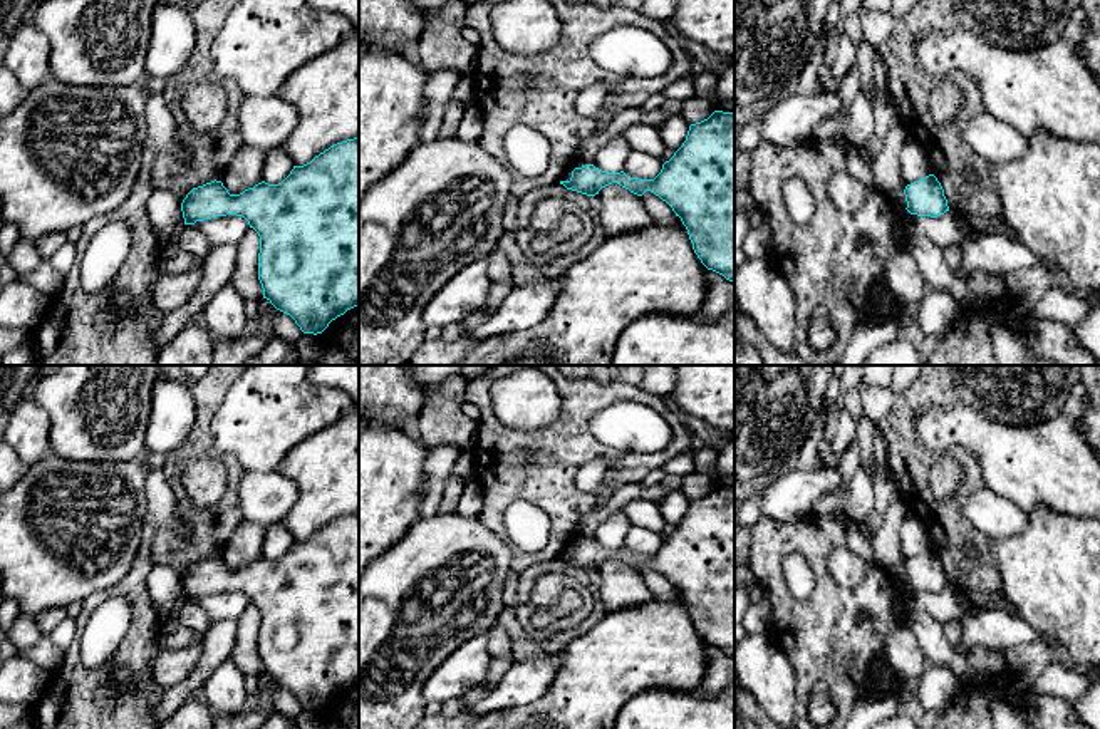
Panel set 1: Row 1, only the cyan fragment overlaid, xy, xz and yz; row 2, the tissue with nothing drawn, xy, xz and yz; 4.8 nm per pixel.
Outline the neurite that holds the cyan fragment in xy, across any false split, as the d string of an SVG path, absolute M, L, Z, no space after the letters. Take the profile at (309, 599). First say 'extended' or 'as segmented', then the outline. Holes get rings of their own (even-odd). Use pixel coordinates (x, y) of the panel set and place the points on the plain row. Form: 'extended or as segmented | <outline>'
as segmented | M359 513L337 518L304 541L293 541L278 560L265 556L230 570L221 556L193 563L181 578L184 600L216 592L243 592L260 612L258 655L277 685L290 690L304 709L322 709L332 695L359 680Z

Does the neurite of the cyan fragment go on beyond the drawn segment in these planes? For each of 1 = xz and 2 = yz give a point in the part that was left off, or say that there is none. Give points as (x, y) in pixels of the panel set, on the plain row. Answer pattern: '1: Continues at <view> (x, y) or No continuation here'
1: No continuation here
2: No continuation here

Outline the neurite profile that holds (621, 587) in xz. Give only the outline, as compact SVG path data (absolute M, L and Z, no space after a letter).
M617 558L602 563L597 571L600 573L599 597L605 613L644 605L652 598L641 571Z

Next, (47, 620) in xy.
M57 607L35 615L35 622L44 637L47 637L65 617L67 617L65 608Z

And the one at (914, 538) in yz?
M917 514L904 520L899 530L899 536L900 536L902 560L895 563L892 568L887 568L887 571L897 583L905 585L907 583L904 570L905 561L932 550L932 540L927 531L927 526Z

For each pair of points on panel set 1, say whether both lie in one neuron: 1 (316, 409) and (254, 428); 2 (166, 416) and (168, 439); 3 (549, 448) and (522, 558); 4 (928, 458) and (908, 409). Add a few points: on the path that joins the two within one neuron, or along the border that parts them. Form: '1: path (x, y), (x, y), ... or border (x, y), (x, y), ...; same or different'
1: path (300, 409), (272, 409), (269, 413); same
2: path (168, 421), (168, 434); same
3: path (549, 480), (559, 495), (559, 540), (554, 545); same
4: path (914, 448), (908, 441), (908, 423); same

